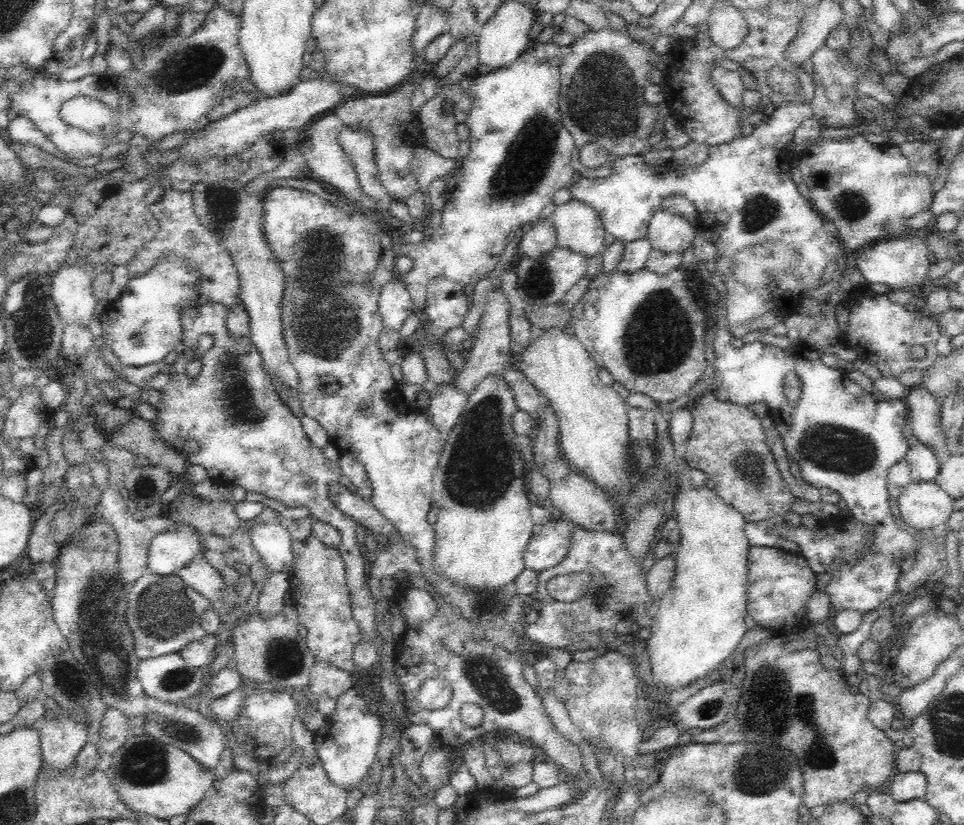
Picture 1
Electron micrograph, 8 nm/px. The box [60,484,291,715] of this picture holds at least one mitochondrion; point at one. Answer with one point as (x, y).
(174, 617)

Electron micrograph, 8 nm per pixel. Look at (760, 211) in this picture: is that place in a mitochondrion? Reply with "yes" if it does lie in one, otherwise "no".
yes

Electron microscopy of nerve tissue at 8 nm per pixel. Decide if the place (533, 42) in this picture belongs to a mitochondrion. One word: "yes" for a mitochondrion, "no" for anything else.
no

